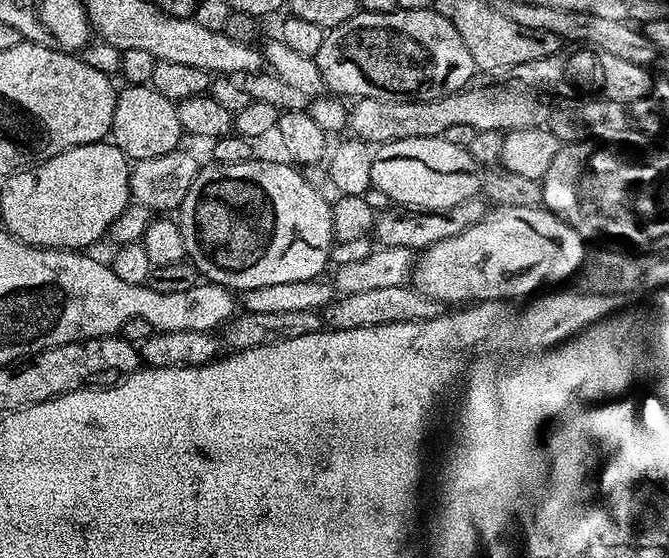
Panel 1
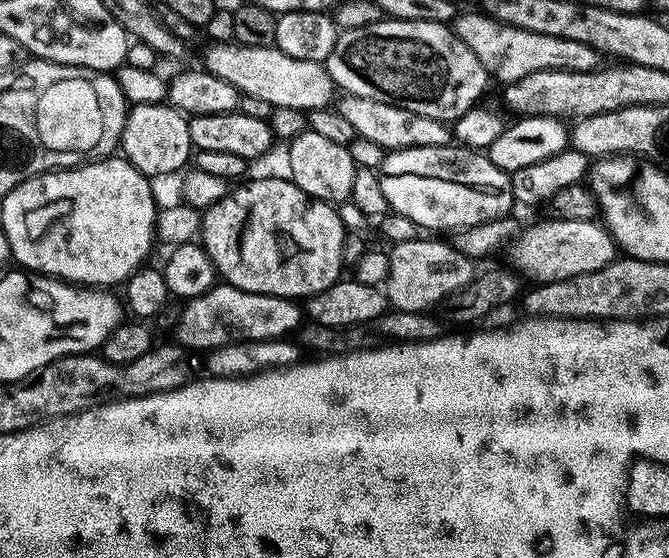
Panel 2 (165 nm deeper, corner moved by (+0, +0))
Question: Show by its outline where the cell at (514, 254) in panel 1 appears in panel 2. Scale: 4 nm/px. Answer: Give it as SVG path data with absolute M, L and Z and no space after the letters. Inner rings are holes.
M551 219L544 220L541 224L532 224L529 228L527 225L506 249L508 260L512 263L509 265L525 281L533 285L558 282L562 278L574 278L578 274L602 270L602 266L617 259L616 240L603 223L596 220Z

